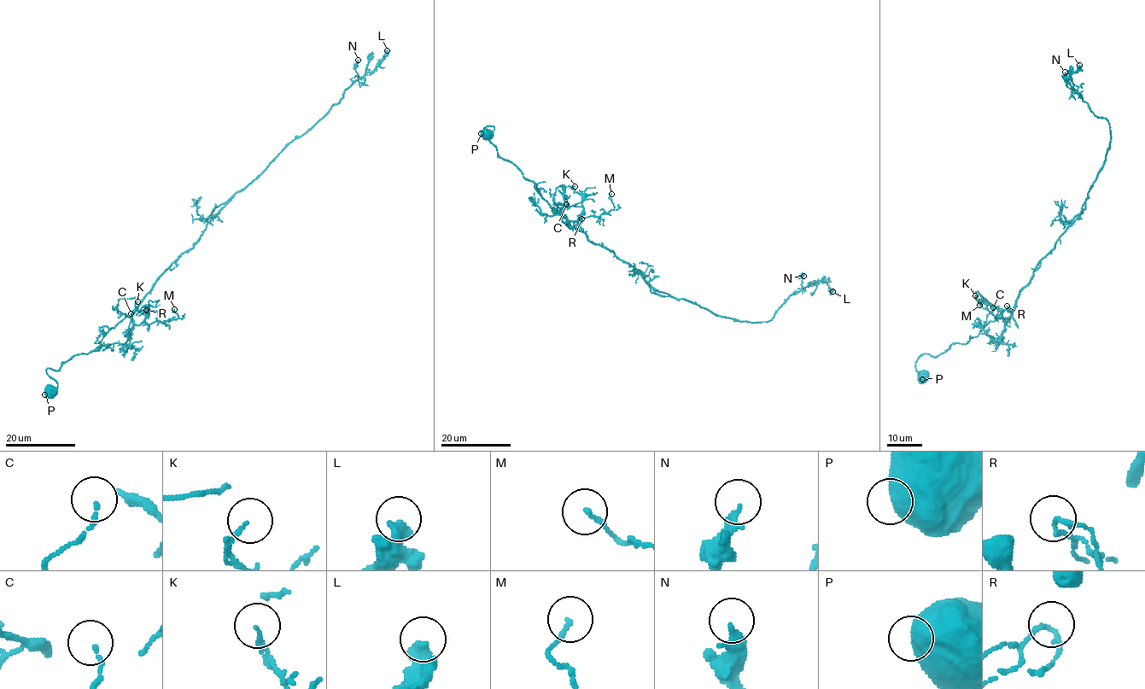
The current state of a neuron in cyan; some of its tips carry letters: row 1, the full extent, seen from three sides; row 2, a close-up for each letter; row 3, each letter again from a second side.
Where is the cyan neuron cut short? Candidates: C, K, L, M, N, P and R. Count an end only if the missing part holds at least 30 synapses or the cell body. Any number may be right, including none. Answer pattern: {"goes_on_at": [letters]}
{"goes_on_at": []}

